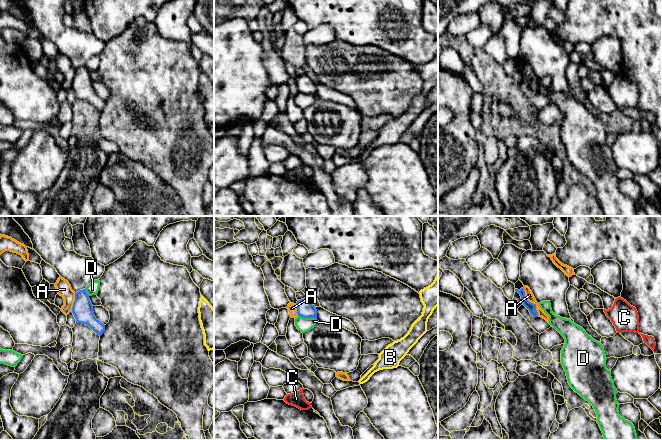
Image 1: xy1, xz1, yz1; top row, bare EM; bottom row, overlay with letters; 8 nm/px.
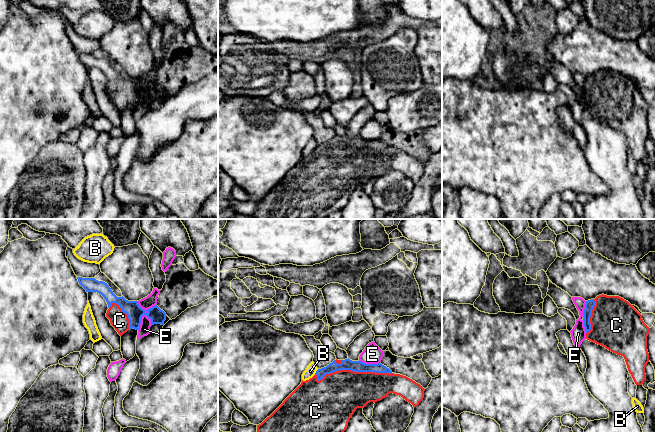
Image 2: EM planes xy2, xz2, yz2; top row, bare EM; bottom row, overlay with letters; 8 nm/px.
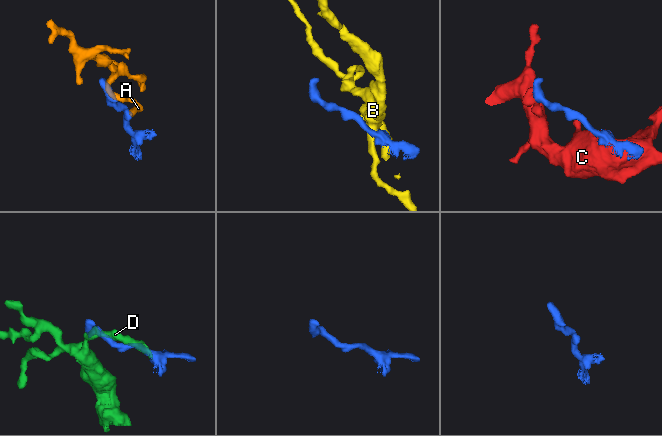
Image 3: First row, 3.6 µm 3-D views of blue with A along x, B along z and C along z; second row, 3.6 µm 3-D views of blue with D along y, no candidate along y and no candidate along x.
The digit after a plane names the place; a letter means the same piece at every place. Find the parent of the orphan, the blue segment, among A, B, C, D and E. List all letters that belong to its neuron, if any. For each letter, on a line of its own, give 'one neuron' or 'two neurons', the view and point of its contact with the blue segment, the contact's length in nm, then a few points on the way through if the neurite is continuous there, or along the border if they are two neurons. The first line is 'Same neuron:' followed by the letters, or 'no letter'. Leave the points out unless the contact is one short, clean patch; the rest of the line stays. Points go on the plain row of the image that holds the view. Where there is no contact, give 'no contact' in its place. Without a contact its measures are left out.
Same neuron: C
A: two neurons; contact yz1 (530, 78); length 260 nm; border yz1 (523, 63), (525, 73), (535, 81), (538, 91)
B: two neurons; contact xz2 (316, 147); length 50 nm; border xz2 (318, 145), (314, 149)
C: one neuron; contact xz2 (352, 146); length 600 nm
D: two neurons; contact xz1 (307, 93); length 160 nm; border xz1 (298, 91), (316, 95)
E: two neurons; contact xy2 (142, 91); length 260 nm; border xy2 (155, 80), (142, 92), (138, 106)

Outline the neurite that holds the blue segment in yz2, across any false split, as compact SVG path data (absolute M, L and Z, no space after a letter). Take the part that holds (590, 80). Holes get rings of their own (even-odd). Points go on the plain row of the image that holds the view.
M604 70L586 77L583 90L586 115L623 132L635 160L642 161L650 109L642 91L623 74Z

